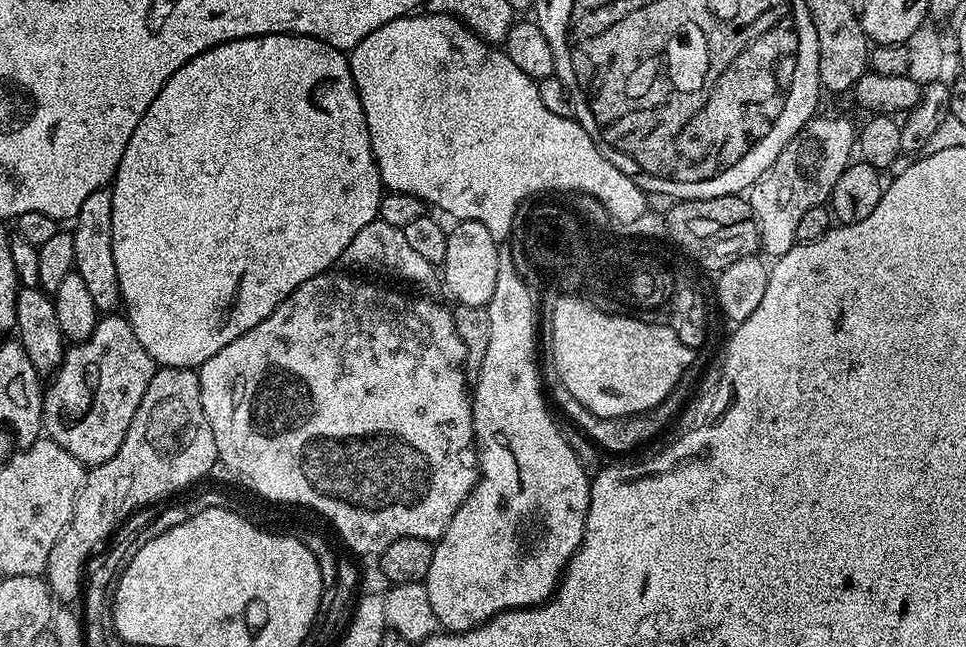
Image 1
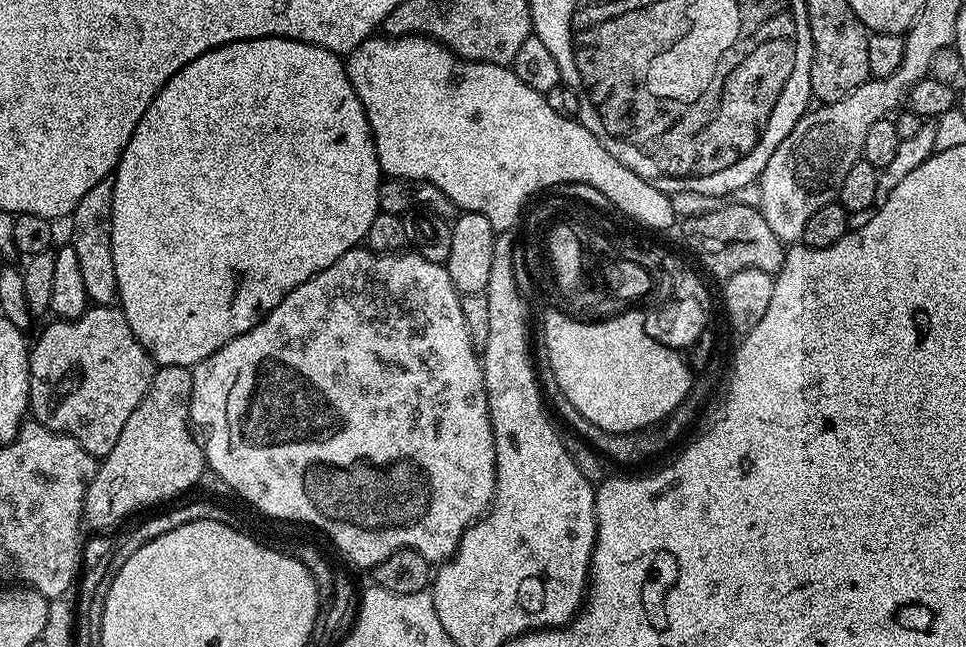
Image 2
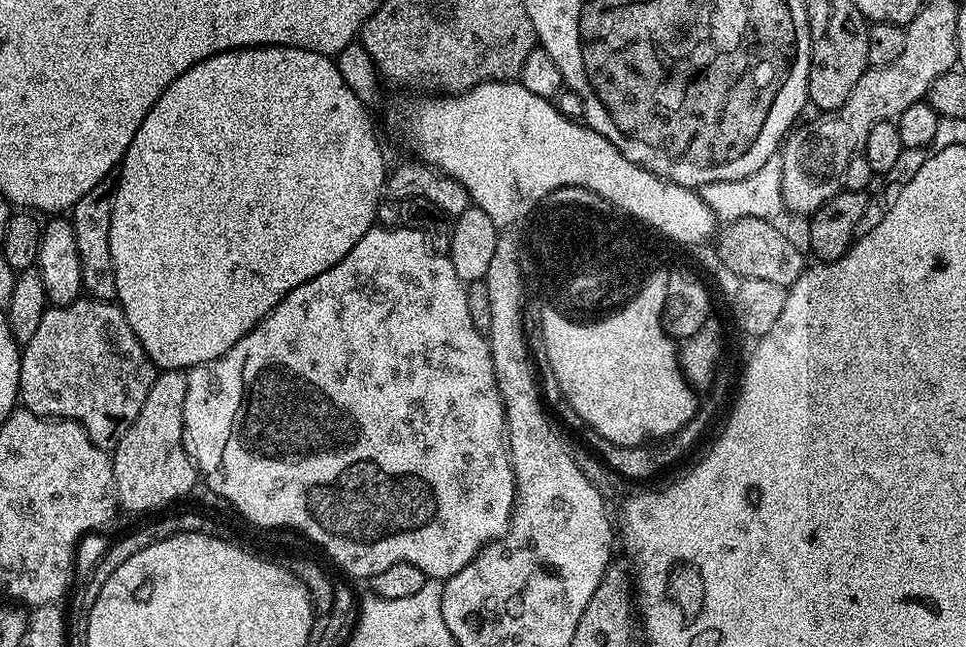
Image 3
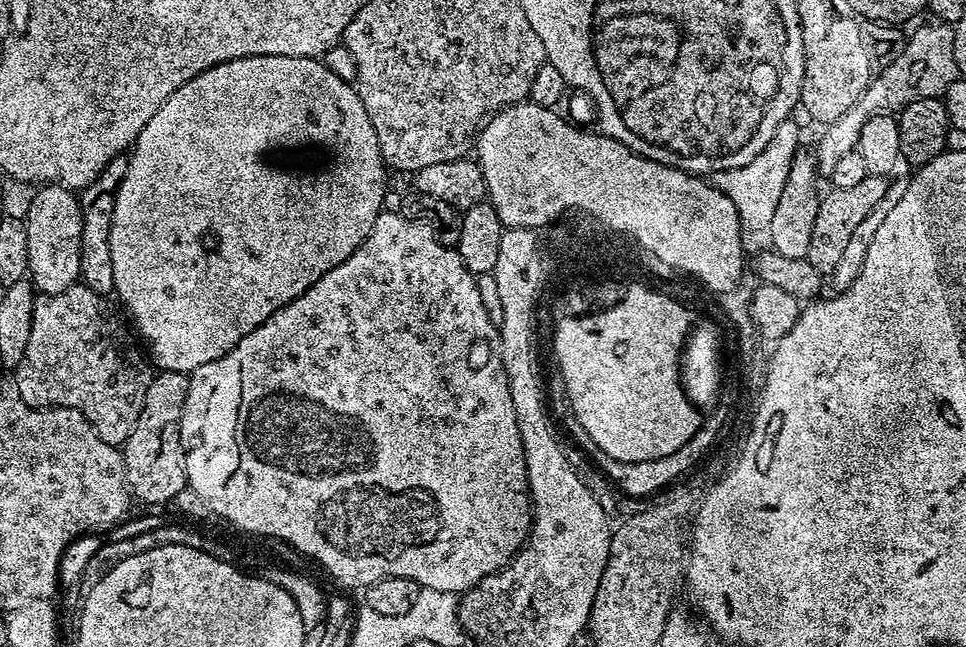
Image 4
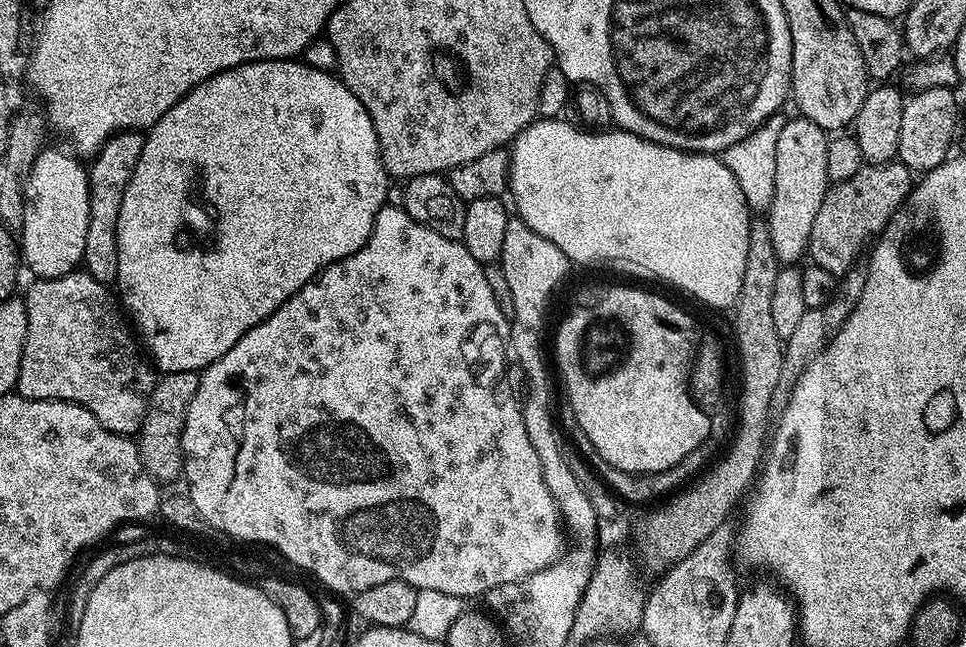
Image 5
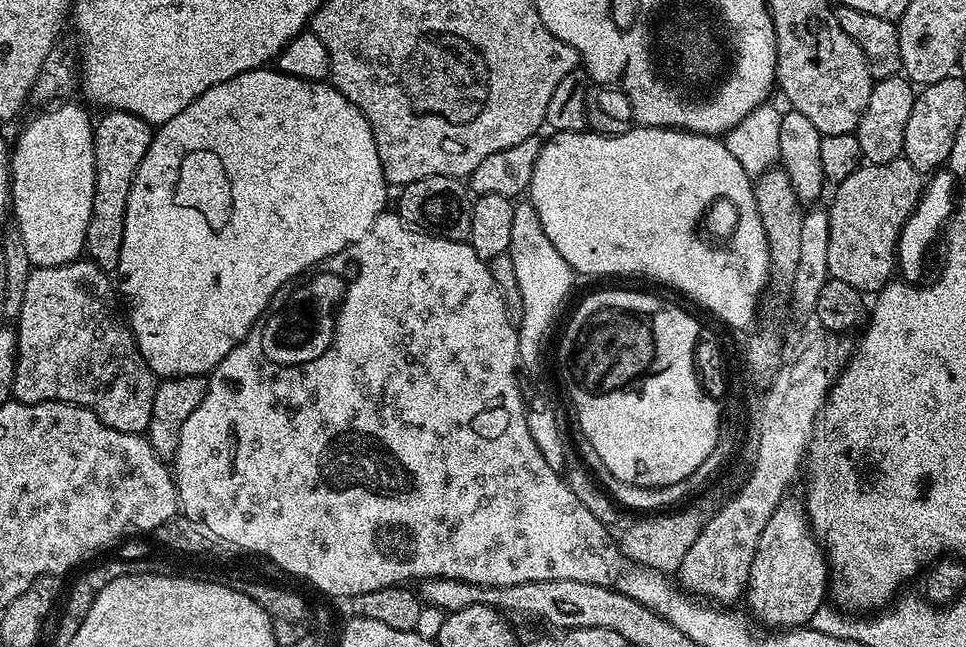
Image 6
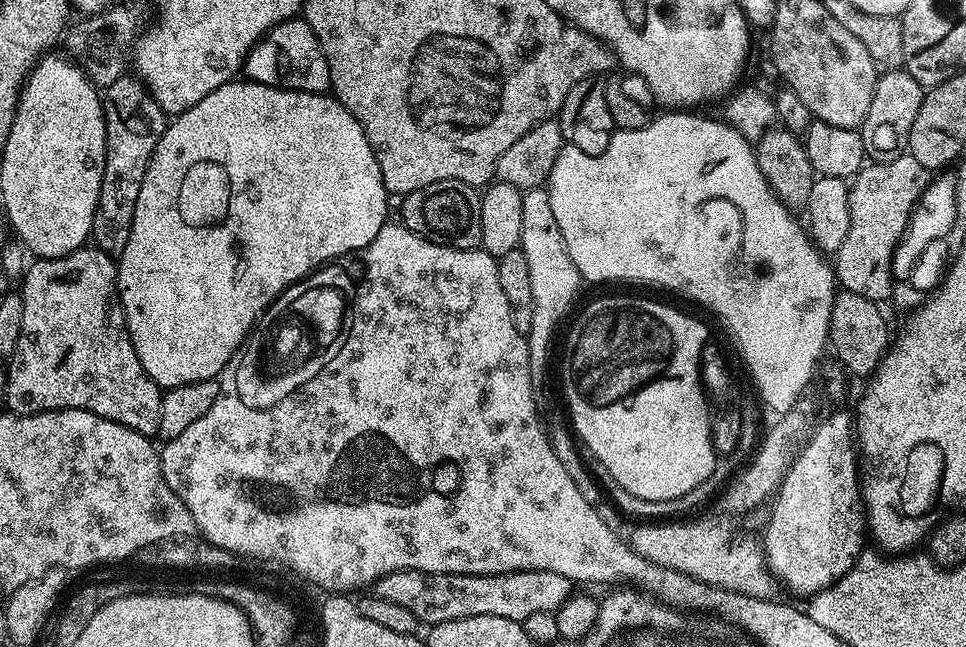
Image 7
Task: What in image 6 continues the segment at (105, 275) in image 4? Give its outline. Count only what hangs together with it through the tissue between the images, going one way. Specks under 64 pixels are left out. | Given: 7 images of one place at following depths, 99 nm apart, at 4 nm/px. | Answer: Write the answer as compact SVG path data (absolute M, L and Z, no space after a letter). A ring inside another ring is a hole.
M108 110L101 120L95 121L94 162L96 163L96 181L94 182L94 206L90 214L90 226L86 226L84 252L87 259L96 263L103 272L115 273L122 258L122 230L126 230L126 198L130 198L130 186L134 186L134 174L150 150L154 135L153 125L138 114L126 110Z

